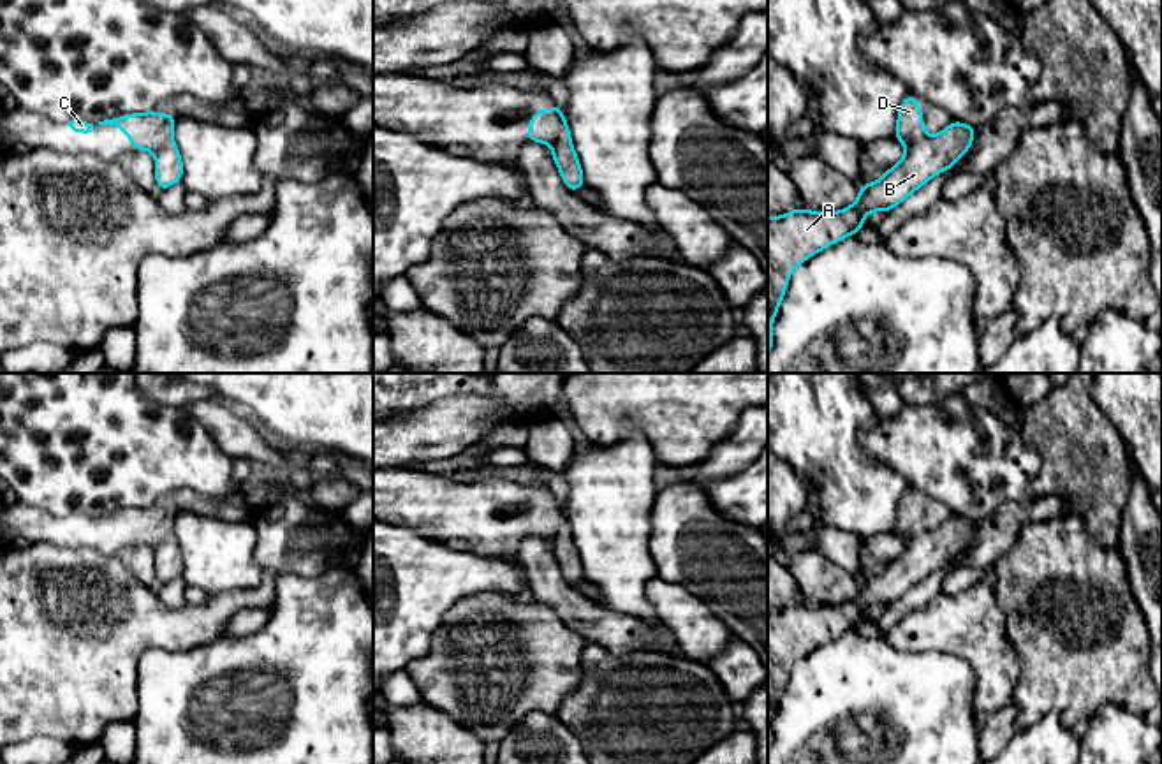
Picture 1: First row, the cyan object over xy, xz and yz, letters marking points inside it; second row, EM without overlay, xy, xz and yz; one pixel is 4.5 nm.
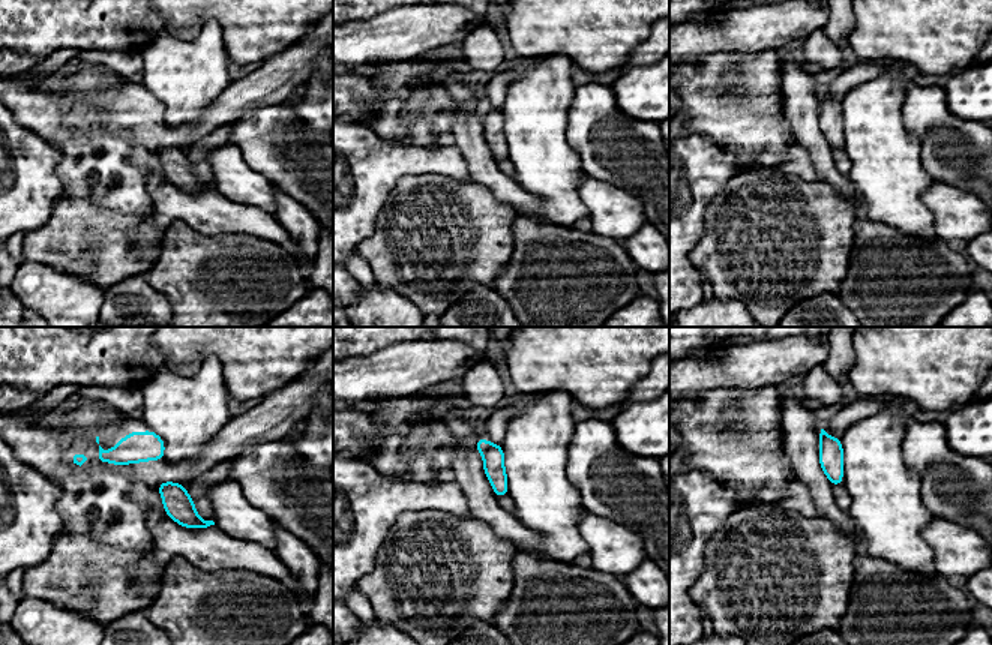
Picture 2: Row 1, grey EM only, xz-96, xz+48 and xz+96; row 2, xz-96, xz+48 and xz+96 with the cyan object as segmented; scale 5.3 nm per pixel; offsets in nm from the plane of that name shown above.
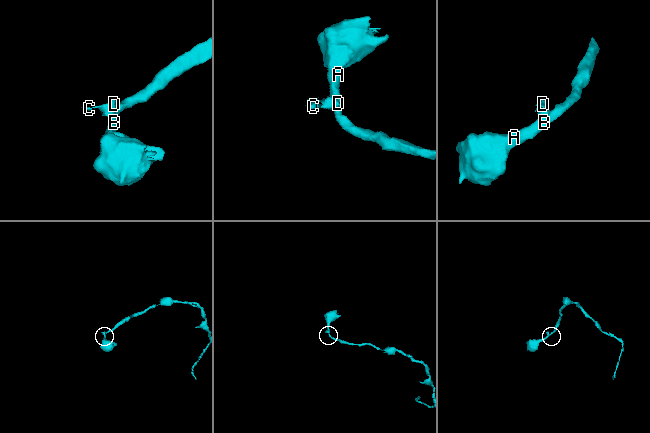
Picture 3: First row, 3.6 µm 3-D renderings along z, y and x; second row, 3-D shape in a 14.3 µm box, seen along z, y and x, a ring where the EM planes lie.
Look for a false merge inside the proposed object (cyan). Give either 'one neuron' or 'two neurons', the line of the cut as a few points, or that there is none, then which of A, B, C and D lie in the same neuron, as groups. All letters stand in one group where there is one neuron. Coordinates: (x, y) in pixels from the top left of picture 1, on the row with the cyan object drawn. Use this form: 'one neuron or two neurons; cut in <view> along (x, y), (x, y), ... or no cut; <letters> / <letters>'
two neurons; cut in yz along (926, 136), (907, 148); A B / C D

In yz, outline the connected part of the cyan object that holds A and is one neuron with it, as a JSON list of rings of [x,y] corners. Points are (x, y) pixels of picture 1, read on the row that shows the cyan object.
[[[951,121],[942,132],[907,148],[882,178],[859,187],[857,201],[840,211],[796,208],[768,217],[768,356],[775,345],[771,326],[791,273],[813,253],[857,234],[872,211],[891,211],[937,174],[951,169],[970,150],[977,127]]]

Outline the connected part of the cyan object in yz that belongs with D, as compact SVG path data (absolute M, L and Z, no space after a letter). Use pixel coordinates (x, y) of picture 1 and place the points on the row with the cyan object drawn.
M908 93L898 111L894 137L910 148L926 139L923 113L919 109L919 97Z

